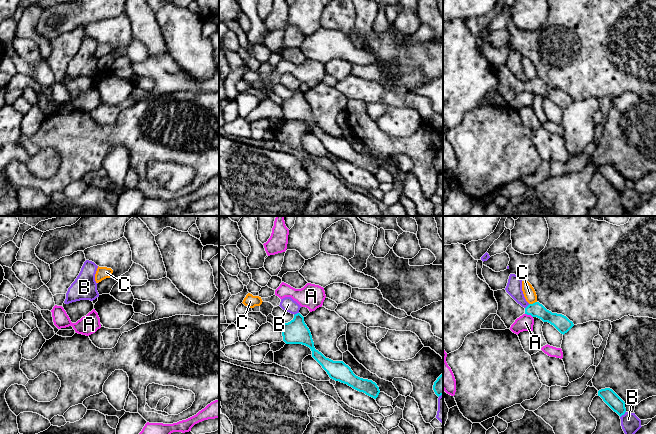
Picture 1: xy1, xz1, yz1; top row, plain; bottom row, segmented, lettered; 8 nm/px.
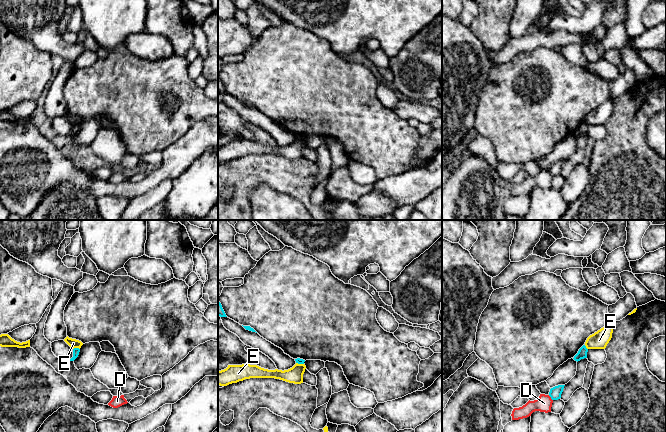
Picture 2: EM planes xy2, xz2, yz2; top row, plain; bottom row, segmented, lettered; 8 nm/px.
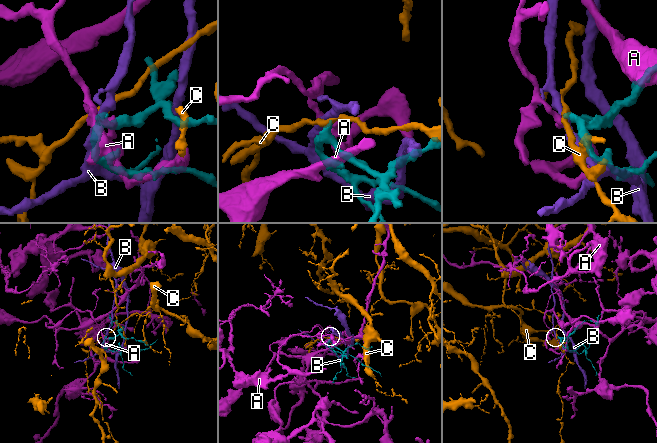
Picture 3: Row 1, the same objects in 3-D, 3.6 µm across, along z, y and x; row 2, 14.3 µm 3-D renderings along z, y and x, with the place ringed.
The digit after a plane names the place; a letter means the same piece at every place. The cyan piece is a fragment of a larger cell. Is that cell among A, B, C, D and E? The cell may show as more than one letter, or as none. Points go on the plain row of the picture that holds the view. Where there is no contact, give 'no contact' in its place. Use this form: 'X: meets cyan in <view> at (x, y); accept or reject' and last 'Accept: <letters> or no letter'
A: meets cyan in yz1 at (529, 90); reject
B: meets cyan in yz1 at (623, 190); reject
C: meets cyan in yz1 at (533, 79); reject
D: meets cyan in yz2 at (551, 174); reject
E: meets cyan in xy2 at (76, 124); reject
Accept: no letter

